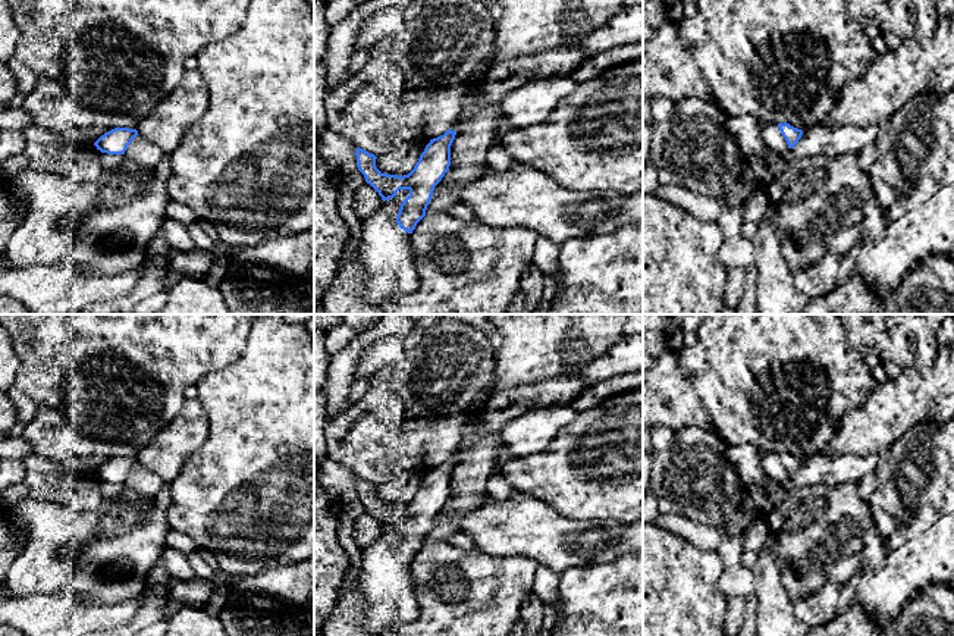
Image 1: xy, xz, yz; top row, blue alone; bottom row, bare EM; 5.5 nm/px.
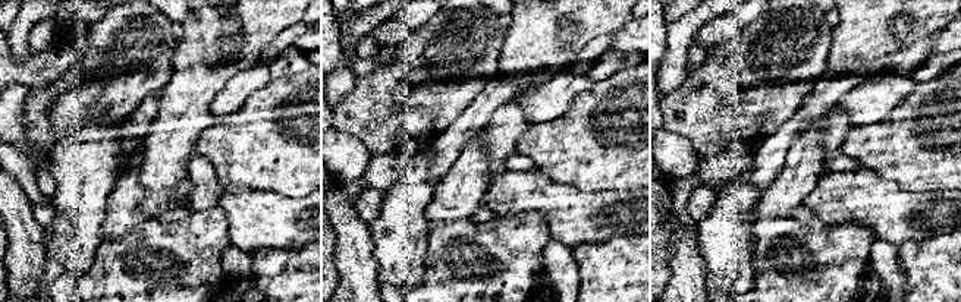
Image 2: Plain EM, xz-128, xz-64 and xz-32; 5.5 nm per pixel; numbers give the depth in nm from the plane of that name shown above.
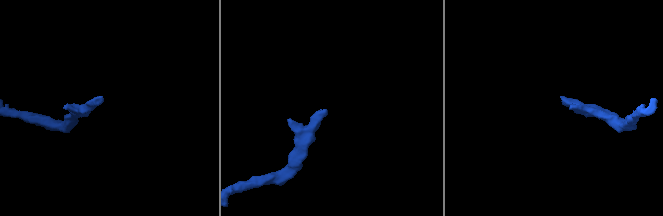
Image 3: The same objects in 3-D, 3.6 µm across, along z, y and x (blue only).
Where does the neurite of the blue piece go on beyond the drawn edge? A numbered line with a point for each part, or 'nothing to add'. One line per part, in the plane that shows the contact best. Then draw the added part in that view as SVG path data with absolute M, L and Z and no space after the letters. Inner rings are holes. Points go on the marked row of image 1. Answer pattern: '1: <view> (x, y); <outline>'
1: yz (775, 141); M762 123L762 137L772 151L782 153L788 150L788 144L776 123Z

